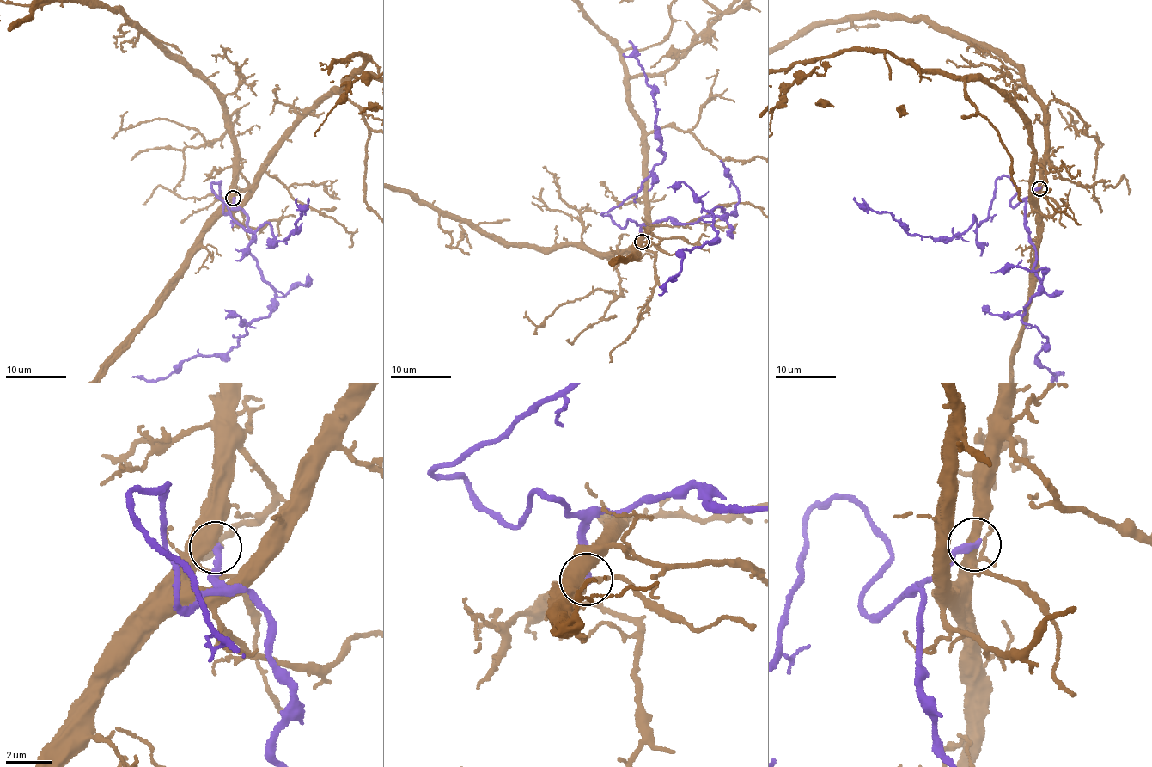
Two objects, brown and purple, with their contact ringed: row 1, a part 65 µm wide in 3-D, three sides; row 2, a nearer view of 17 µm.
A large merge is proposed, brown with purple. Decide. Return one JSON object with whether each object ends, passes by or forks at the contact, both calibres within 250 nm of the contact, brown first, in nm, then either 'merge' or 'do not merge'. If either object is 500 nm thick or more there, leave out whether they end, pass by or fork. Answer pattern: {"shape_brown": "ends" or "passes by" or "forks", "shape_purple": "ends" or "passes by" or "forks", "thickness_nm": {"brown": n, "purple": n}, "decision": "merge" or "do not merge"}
{"shape_brown": "passes by", "shape_purple": "ends", "thickness_nm": {"brown": 480, "purple": 300}, "decision": "do not merge"}

